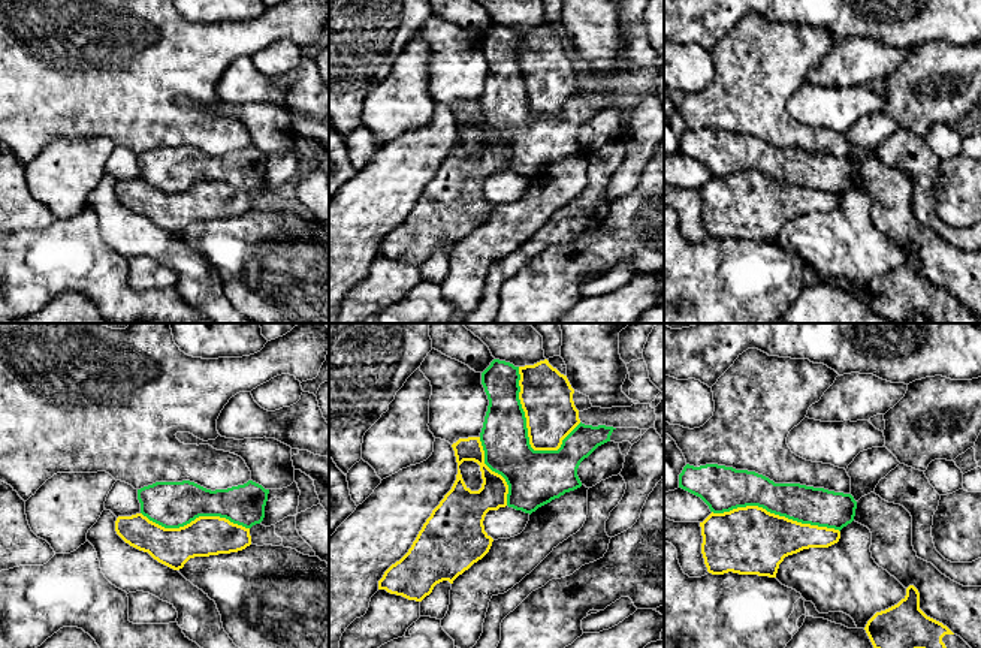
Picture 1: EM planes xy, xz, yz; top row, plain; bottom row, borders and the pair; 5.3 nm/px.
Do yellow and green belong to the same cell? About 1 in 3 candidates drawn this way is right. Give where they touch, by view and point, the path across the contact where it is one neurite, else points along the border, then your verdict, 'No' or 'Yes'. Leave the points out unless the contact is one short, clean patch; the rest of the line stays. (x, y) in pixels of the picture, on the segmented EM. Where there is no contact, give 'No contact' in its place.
Touches yellow at xz (527, 419). No

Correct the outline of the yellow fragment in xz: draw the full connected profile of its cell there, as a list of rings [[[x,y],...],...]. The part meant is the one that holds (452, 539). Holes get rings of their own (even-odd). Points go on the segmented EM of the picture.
[[[480,437],[459,438],[452,444],[458,474],[452,489],[432,510],[408,552],[392,564],[378,581],[378,590],[422,602],[443,581],[453,581],[482,560],[493,539],[485,531],[489,510],[507,506],[505,479],[485,464]],[[474,461],[480,465],[482,488],[471,491],[459,465]]]

